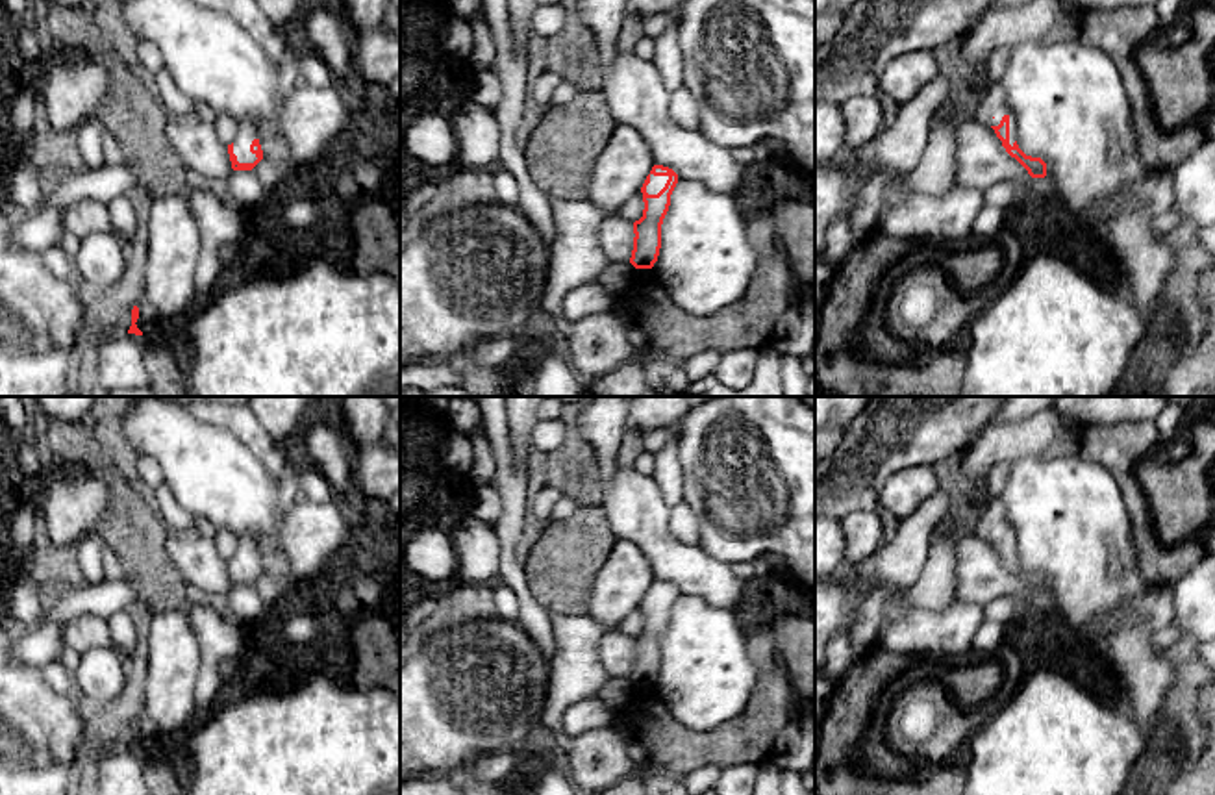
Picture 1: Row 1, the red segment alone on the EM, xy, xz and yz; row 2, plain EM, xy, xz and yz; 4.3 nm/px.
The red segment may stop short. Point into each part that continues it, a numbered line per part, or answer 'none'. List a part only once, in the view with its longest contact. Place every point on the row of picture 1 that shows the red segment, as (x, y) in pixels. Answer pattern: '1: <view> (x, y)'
1: xy (247, 132)

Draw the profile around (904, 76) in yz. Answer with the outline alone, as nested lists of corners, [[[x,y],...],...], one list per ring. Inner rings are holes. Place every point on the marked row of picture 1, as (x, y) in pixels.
[[[932,50],[902,54],[887,63],[880,74],[878,89],[896,104],[908,102],[926,83],[935,80],[939,67]]]

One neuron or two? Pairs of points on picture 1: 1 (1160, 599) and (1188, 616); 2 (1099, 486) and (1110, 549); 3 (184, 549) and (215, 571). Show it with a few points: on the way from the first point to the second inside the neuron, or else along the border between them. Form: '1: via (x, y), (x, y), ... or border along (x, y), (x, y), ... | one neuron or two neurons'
1: border along (1169, 586), (1173, 623) | two neurons
2: via (1099, 501), (1099, 534) | one neuron
3: via (191, 555), (208, 571) | one neuron

